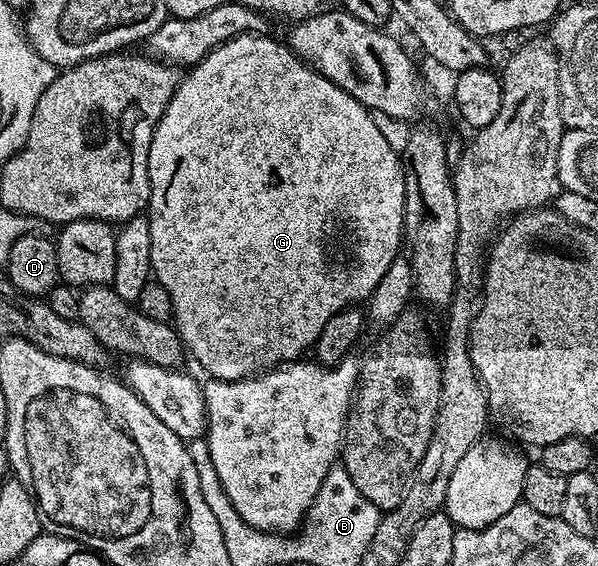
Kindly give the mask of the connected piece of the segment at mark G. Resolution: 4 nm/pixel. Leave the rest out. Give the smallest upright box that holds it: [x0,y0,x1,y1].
[149,33,408,382]

